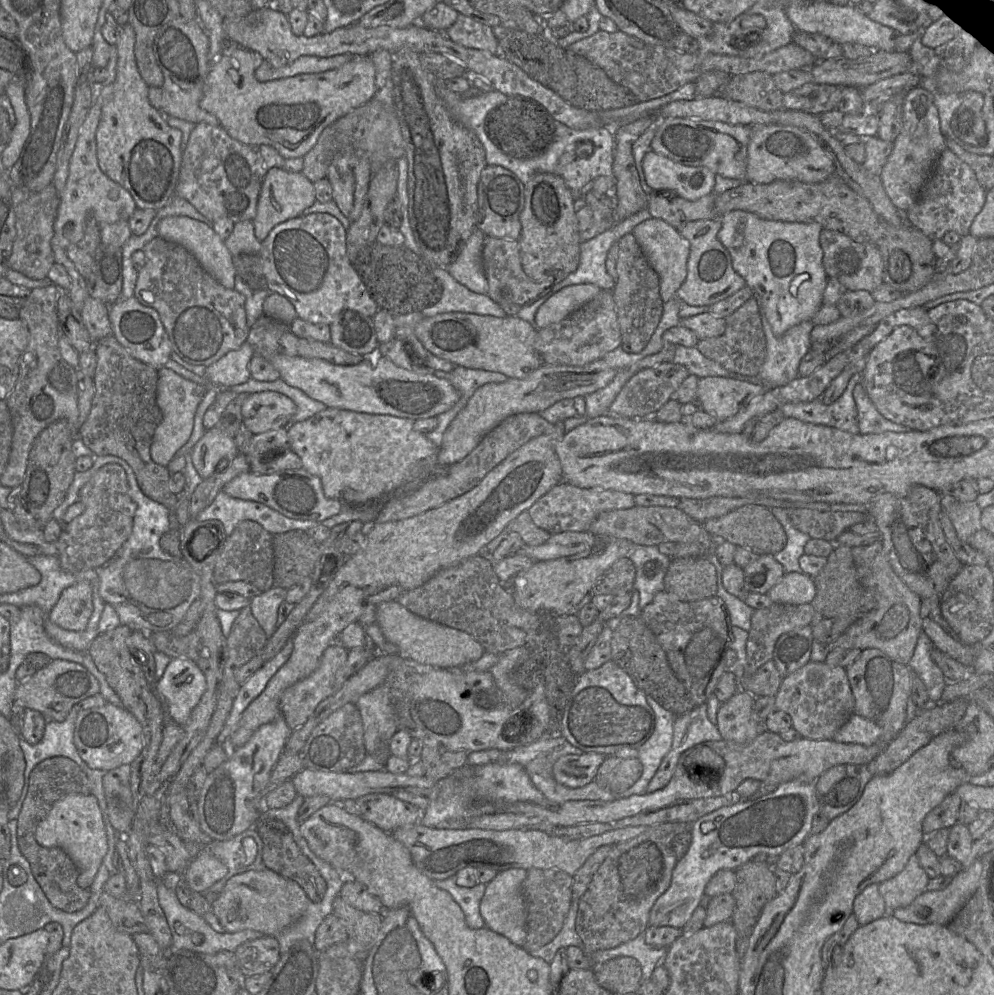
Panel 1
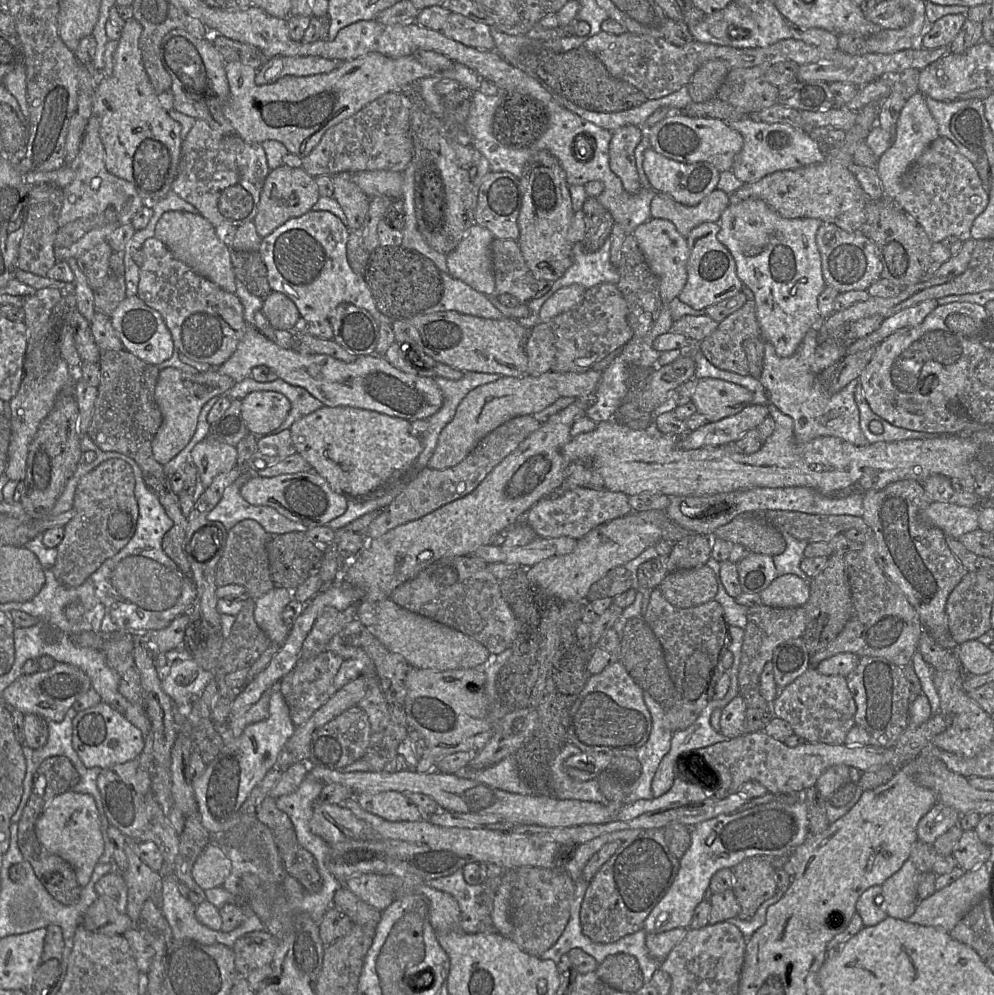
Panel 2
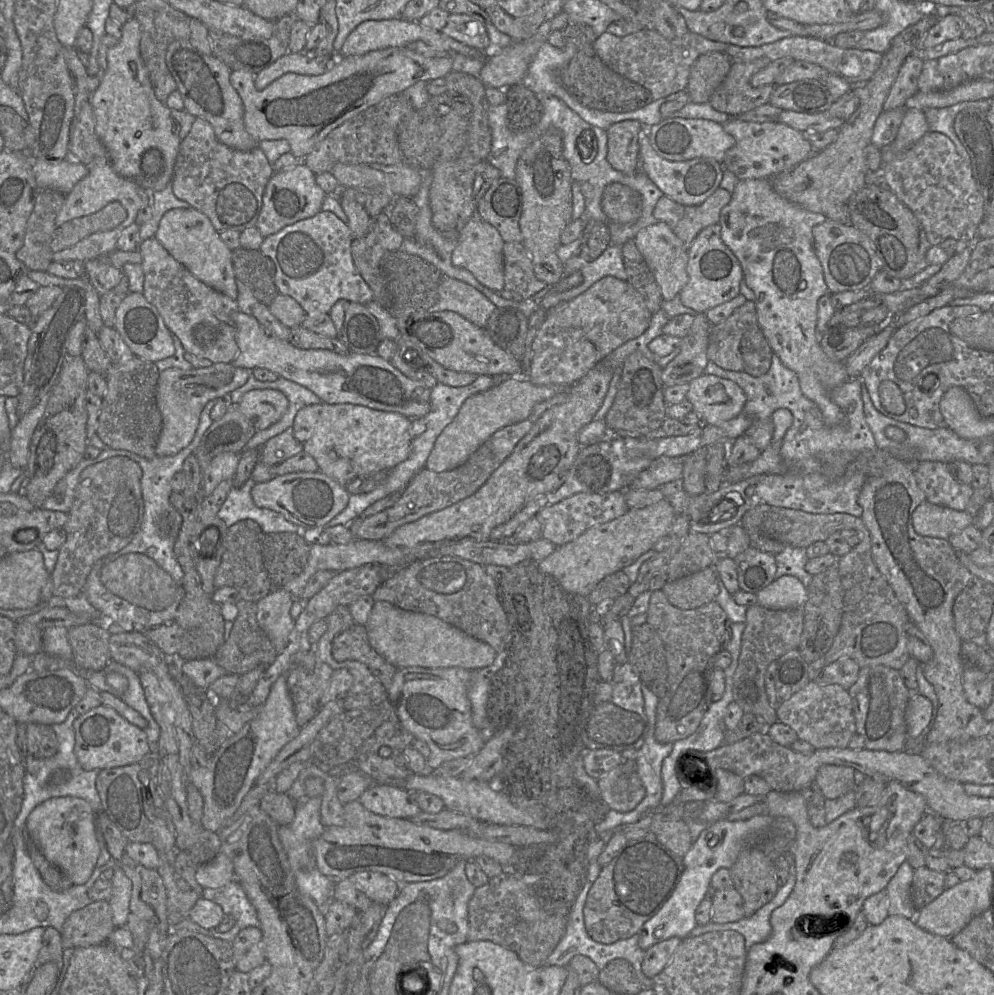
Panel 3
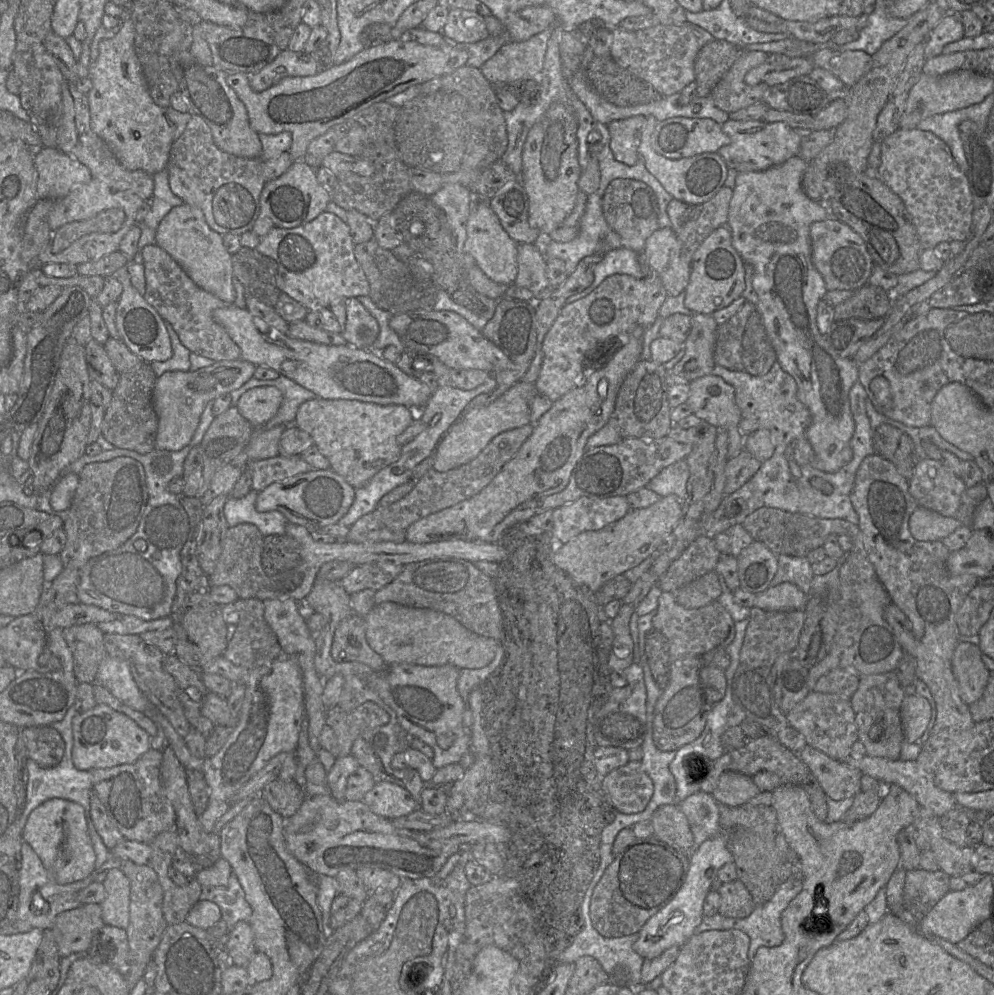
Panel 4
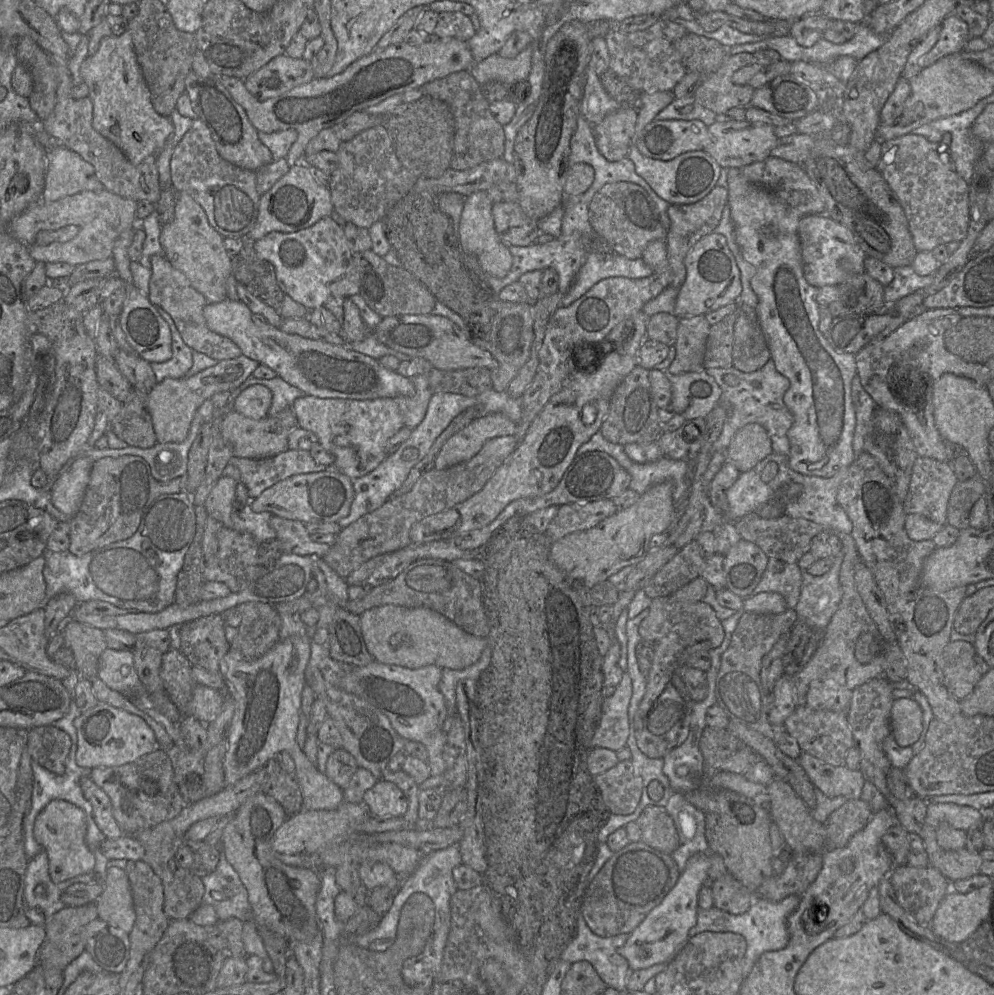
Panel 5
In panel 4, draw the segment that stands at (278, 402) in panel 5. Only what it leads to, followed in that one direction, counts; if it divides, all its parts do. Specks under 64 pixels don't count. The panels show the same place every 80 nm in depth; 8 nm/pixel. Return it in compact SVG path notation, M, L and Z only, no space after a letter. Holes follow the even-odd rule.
M282 375L274 380L259 380L256 378L251 378L239 389L230 393L232 399L231 406L236 406L238 399L246 391L252 388L263 386L275 387L280 390L283 395L283 401L276 415L265 425L259 427L265 430L279 425L288 426L293 424L300 405L308 400L312 400L317 397L312 391L305 389L291 379L286 378Z

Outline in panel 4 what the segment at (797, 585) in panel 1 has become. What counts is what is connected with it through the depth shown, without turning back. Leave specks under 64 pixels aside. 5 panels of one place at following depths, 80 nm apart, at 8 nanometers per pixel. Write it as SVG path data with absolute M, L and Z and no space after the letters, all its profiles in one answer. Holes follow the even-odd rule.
M783 582L757 594L754 606L766 611L791 612L803 610L807 600L808 596L795 584Z

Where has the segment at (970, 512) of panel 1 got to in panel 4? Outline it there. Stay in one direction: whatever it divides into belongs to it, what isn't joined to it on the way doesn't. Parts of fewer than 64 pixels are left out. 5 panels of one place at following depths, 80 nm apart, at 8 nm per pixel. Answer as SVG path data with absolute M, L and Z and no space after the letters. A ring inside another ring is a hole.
M917 507L909 521L912 536L919 541L941 541L962 526L955 517L946 517L933 510Z

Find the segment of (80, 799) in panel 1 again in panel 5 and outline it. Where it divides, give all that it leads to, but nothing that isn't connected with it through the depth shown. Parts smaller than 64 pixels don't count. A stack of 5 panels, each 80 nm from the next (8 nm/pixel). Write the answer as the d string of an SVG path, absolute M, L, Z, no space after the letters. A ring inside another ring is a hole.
M52 800L37 815L34 837L46 852L48 871L53 883L91 873L95 867L95 856L86 844L86 819L82 809L65 800Z

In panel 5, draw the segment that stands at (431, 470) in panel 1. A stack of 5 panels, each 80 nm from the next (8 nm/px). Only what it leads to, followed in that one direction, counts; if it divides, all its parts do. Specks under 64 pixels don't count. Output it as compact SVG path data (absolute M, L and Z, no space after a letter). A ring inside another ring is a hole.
M307 395L294 401L292 409L298 427L313 432L319 444L335 458L334 468L352 480L363 477L387 458L387 442L407 427L400 408L400 398L372 400L319 398Z

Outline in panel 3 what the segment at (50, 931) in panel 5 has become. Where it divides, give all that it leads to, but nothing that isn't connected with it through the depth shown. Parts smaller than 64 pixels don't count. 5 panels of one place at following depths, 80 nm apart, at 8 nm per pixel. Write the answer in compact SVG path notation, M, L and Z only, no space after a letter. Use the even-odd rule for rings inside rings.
M91 902L72 912L65 920L61 931L63 949L104 943L114 929L109 902Z

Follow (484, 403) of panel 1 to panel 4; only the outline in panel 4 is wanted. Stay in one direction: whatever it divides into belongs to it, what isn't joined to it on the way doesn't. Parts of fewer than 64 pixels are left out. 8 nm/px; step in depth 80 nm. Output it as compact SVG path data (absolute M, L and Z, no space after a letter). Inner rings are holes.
M516 382L505 393L487 406L474 408L462 416L440 439L433 453L432 469L446 472L472 461L498 434L530 423L530 406L537 394L532 383Z

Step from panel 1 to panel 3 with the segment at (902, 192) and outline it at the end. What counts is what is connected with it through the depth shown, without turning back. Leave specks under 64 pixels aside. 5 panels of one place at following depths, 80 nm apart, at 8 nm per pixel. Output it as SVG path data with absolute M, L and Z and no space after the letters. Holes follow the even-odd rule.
M906 107L896 139L888 147L882 149L882 162L890 162L896 155L905 152L927 132L929 132L929 126L925 112Z

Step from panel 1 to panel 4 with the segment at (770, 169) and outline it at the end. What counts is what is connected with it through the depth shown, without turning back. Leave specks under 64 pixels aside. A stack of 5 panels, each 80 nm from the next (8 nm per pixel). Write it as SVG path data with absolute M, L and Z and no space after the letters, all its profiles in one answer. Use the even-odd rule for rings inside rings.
M727 120L721 129L730 138L730 143L719 148L716 153L728 168L737 173L764 171L798 155L801 134L783 122Z

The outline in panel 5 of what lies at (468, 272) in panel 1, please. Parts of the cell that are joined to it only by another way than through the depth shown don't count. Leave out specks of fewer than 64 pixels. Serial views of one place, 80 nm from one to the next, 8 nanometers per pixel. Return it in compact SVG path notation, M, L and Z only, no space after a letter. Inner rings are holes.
M477 191L465 197L458 237L461 248L477 257L482 270L486 274L503 278L511 270L513 263L511 250L496 231L492 201L487 191Z

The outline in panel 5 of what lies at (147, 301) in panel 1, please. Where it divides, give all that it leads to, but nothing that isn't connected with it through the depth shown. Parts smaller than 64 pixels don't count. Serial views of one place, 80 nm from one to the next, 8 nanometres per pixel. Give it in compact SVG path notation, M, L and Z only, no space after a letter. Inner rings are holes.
M163 254L153 255L150 264L148 300L152 305L162 308L171 316L186 345L193 351L205 354L217 361L235 359L243 355L239 346L232 340L209 329L203 315L203 309L208 302L201 293L192 287L181 271L173 267Z

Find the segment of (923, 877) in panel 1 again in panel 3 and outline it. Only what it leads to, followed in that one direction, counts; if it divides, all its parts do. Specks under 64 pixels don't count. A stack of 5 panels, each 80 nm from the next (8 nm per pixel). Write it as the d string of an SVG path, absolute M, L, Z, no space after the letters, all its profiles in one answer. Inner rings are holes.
M906 860L889 881L886 891L889 898L888 914L914 919L917 910L911 898L914 869Z

